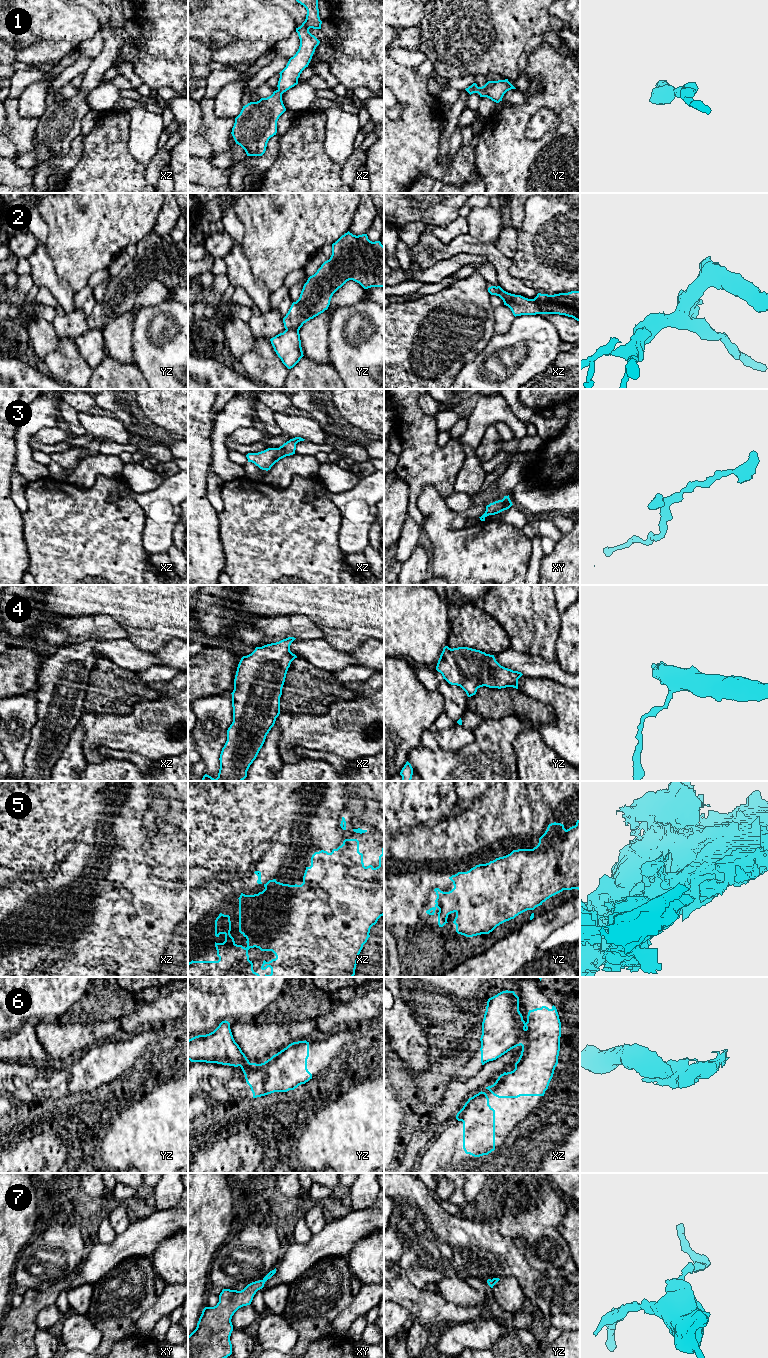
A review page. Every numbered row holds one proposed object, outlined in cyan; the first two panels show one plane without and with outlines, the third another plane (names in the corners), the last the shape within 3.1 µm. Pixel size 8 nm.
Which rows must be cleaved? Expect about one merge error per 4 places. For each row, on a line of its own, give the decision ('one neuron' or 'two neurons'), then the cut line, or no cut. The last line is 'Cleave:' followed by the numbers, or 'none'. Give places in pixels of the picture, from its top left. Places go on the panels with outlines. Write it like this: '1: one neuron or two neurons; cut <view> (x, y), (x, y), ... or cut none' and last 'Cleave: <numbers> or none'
1: one neuron; cut none
2: two neurons; cut yz (286, 329), (296, 329), (298, 331)
3: one neuron; cut none
4: one neuron; cut none
5: one neuron; cut none
6: two neurons; cut xz (525, 1029), (520, 1044)
7: one neuron; cut none
Cleave: 2, 6

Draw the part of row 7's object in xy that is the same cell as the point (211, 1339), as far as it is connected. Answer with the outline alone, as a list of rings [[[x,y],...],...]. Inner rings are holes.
[[[276,1268],[270,1271],[262,1280],[248,1284],[243,1290],[223,1289],[219,1295],[219,1302],[214,1307],[205,1307],[197,1323],[196,1329],[188,1336],[188,1358],[227,1358],[232,1354],[230,1336],[233,1331],[231,1322],[234,1313],[241,1307],[250,1305],[256,1292],[264,1287],[265,1282],[276,1273]]]

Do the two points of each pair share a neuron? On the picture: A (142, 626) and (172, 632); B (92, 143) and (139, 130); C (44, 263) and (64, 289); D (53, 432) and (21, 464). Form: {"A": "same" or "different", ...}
{"A": "same", "B": "different", "C": "same", "D": "different"}

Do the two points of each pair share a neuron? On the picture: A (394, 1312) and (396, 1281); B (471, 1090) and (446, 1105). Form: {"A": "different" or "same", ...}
{"A": "different", "B": "same"}

